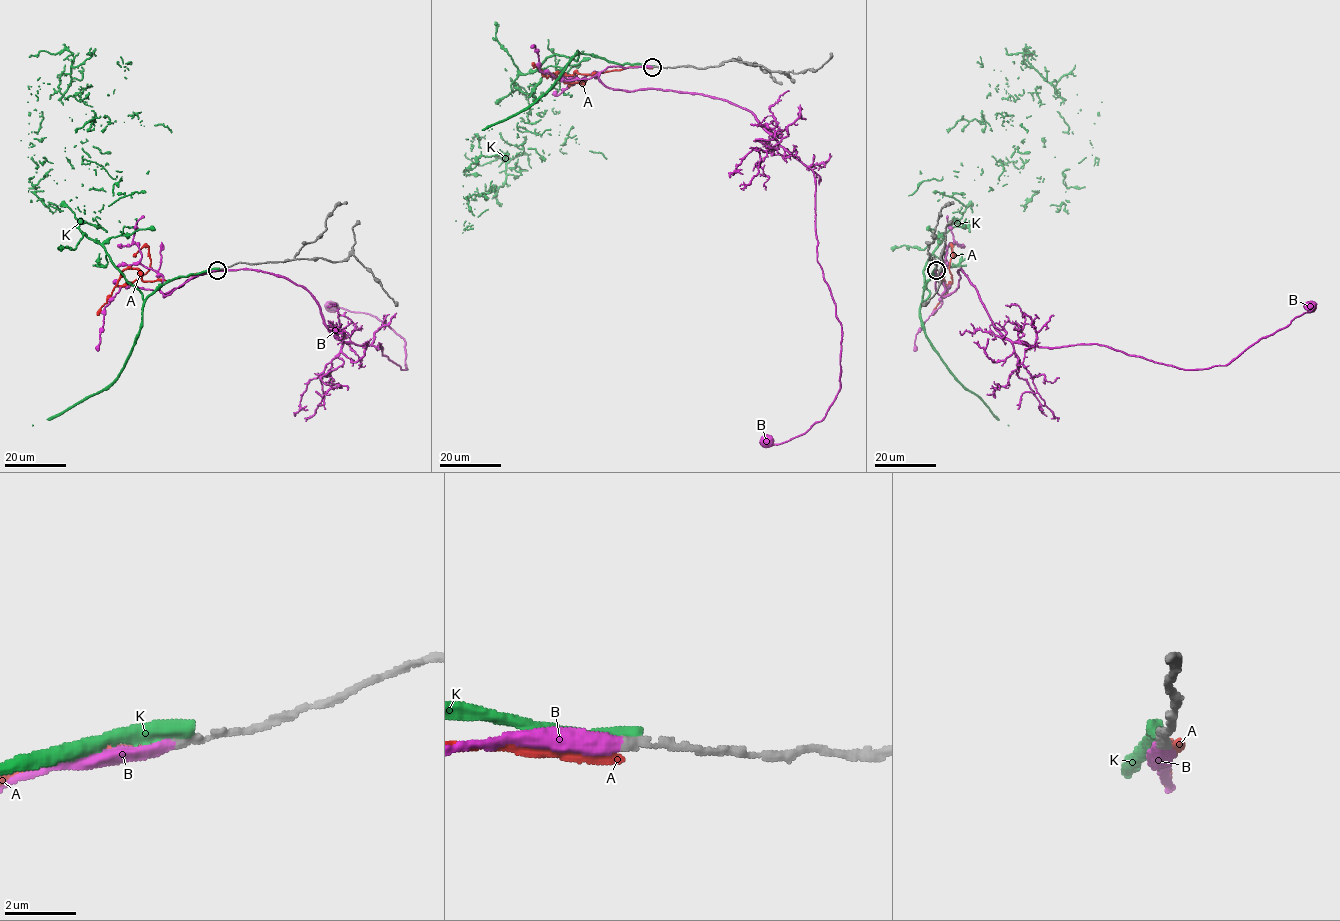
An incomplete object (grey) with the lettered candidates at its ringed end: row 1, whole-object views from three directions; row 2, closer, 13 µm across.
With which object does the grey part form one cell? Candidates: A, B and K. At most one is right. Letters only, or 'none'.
B

